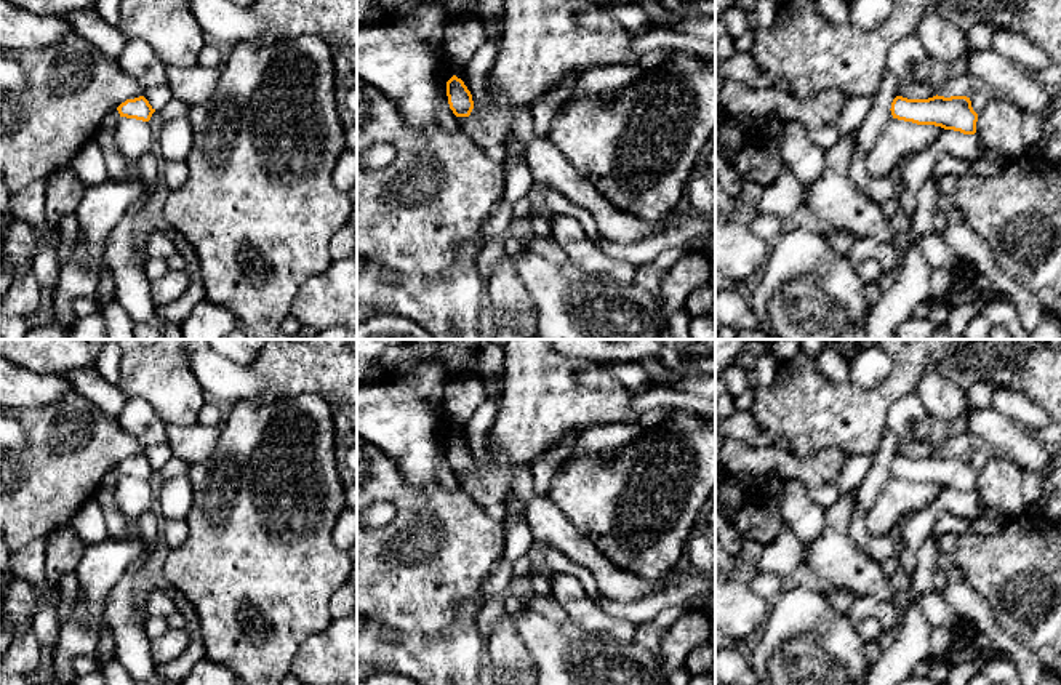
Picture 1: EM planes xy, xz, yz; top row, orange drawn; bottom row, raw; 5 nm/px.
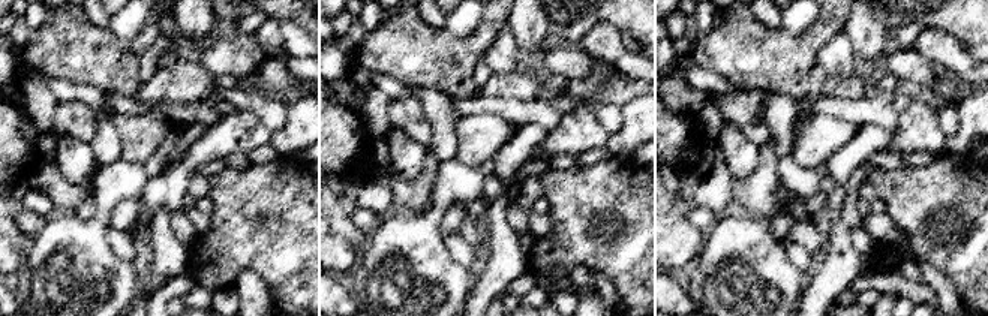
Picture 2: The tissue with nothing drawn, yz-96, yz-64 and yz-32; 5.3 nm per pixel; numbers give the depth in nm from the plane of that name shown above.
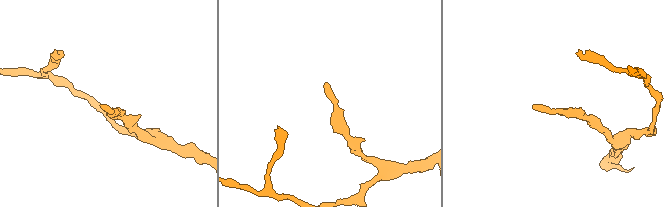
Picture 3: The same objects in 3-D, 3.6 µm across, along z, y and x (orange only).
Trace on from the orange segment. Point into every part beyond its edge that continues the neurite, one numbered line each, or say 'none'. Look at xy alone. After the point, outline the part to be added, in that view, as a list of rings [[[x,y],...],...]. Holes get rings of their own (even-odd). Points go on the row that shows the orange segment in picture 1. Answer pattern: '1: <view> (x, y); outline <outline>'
none

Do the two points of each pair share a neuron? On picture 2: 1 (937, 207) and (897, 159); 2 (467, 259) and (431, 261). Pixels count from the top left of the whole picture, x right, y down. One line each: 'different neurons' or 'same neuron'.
1: different neurons
2: different neurons

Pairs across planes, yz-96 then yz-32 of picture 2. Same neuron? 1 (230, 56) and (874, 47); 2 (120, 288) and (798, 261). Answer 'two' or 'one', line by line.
1: two
2: two

